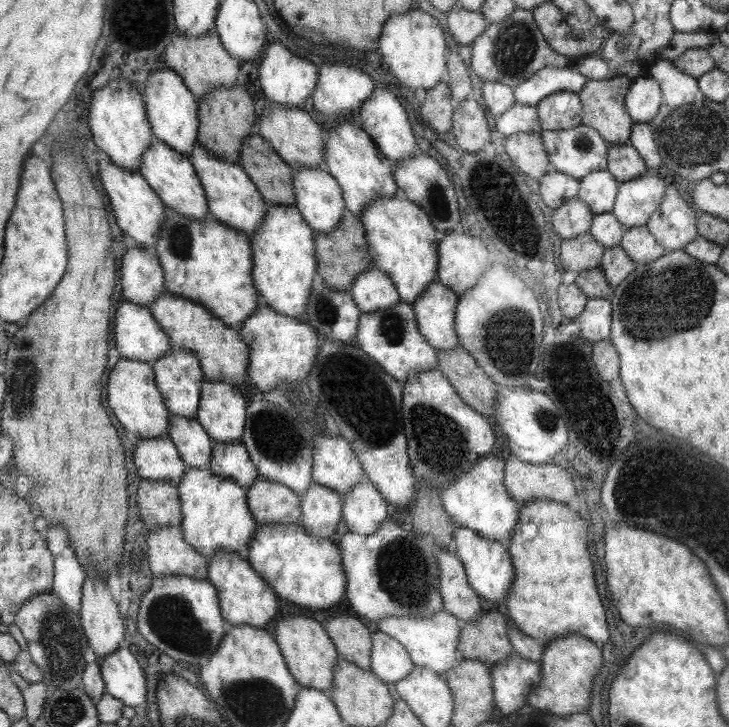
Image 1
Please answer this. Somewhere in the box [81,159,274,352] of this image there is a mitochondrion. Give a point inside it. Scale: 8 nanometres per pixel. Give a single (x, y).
(178, 238)

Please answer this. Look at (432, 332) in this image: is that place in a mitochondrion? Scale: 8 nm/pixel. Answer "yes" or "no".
no

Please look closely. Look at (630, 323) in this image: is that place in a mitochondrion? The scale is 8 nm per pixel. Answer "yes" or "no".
yes

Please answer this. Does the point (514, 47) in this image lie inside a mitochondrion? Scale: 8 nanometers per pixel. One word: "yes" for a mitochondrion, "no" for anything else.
yes

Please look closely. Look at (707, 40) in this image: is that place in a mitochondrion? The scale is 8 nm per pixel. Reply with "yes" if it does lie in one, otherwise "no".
no

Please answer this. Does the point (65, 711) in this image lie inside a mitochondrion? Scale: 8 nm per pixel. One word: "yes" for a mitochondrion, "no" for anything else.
yes

